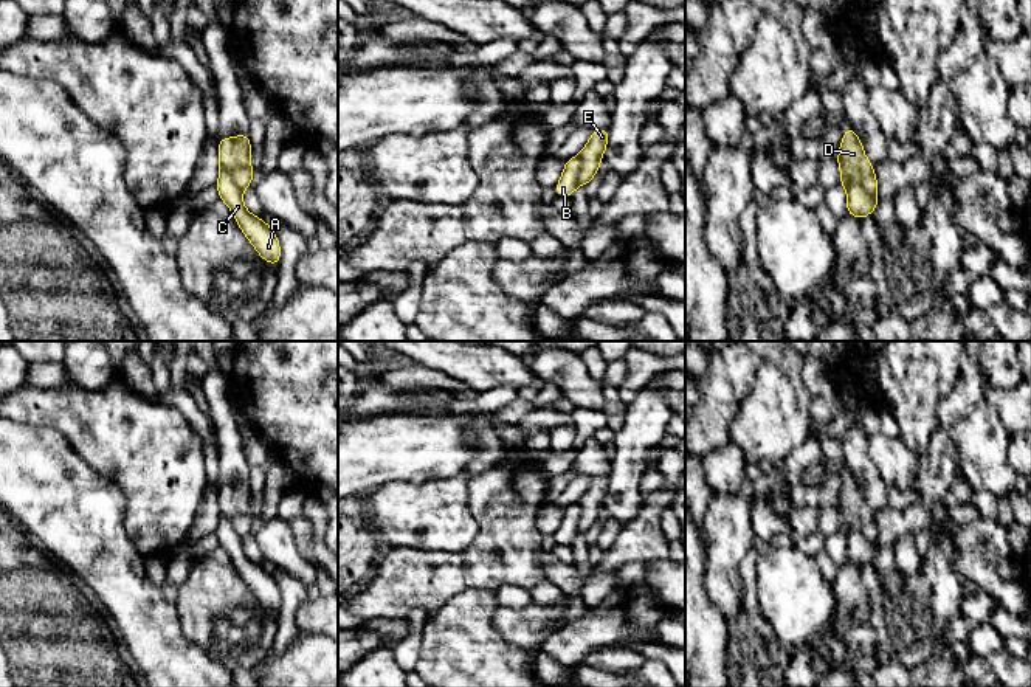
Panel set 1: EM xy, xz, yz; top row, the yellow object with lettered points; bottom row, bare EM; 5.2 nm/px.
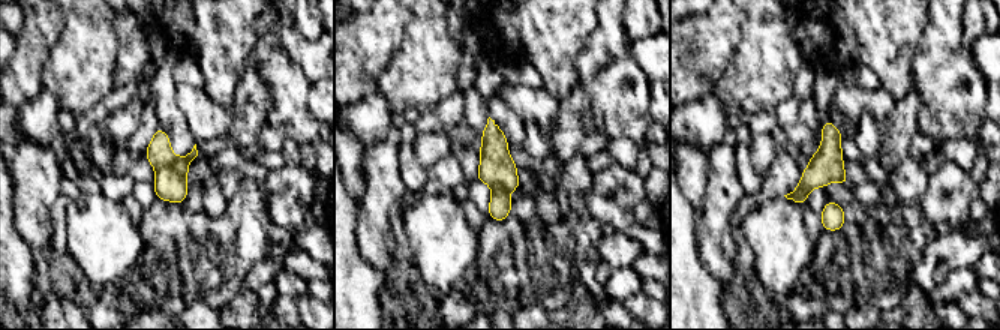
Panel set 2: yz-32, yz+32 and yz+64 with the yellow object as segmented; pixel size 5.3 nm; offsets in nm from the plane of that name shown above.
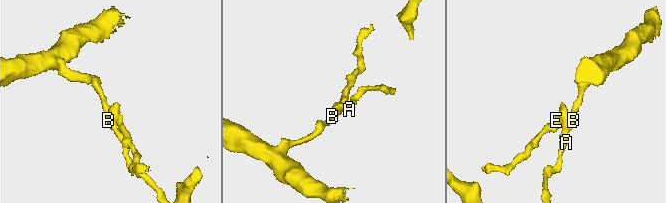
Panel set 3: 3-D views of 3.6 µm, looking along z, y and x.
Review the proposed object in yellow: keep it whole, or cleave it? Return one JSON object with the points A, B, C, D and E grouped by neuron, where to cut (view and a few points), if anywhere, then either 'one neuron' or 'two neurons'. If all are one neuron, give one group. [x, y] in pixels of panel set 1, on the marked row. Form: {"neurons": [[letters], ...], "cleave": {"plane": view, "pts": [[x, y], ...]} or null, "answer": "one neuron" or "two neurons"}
{"neurons": [["A", "B", "C"], ["D", "E"]], "cleave": {"plane": "yz", "pts": [[847, 186], [859, 183], [875, 194]]}, "answer": "two neurons"}

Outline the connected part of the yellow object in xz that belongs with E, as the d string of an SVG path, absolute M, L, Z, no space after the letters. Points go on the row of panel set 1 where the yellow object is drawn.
M595 129L588 144L577 155L581 161L578 174L578 185L586 186L595 174L598 174L600 161L603 160L605 149L608 146L609 130Z

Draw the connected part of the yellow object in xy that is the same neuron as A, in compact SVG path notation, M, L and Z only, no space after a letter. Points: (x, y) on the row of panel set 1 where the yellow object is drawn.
M220 169L216 188L220 200L223 200L231 209L239 228L243 231L245 237L259 256L270 265L278 267L281 261L281 245L276 233L264 222L262 217L256 217L248 212L243 205L242 191L236 186L228 171Z

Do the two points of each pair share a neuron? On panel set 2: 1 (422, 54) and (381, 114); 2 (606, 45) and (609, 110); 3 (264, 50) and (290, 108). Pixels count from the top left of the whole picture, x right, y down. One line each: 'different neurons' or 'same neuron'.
1: different neurons
2: same neuron
3: same neuron

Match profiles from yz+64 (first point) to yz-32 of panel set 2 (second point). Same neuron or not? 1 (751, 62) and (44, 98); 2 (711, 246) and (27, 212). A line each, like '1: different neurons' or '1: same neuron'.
1: different neurons
2: same neuron

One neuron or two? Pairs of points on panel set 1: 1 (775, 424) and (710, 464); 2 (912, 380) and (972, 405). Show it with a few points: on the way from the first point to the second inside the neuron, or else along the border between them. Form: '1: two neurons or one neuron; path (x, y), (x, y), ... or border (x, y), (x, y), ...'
1: two neurons; border (703, 456), (732, 441), (748, 462)
2: two neurons; border (957, 359), (958, 376), (938, 405), (938, 424)

